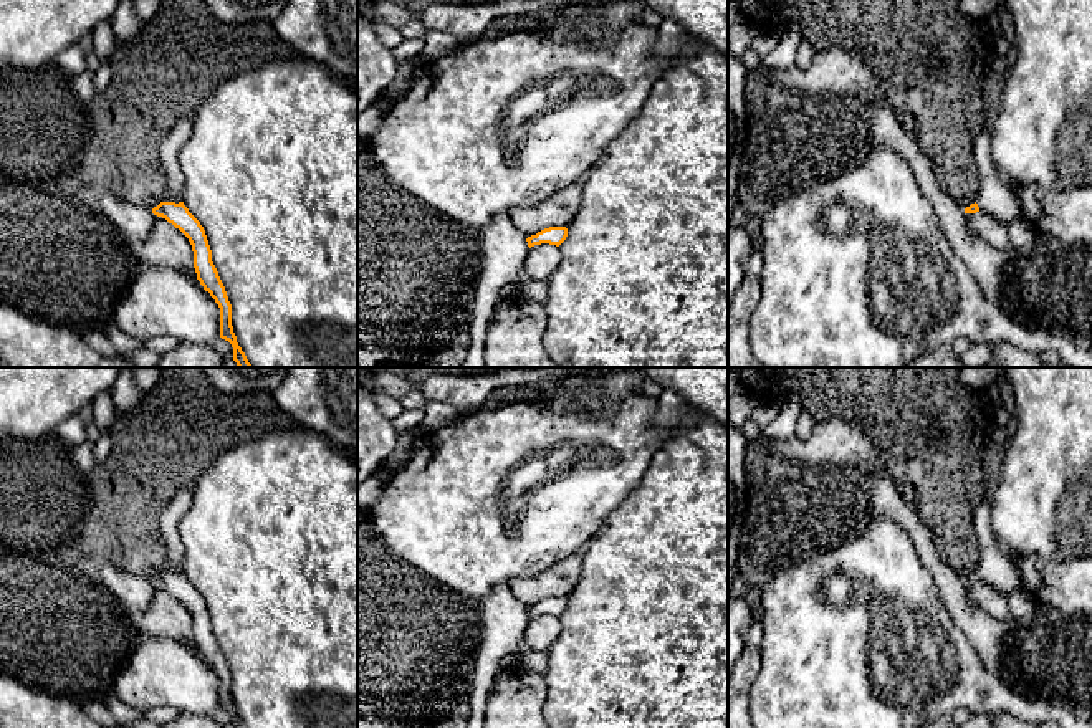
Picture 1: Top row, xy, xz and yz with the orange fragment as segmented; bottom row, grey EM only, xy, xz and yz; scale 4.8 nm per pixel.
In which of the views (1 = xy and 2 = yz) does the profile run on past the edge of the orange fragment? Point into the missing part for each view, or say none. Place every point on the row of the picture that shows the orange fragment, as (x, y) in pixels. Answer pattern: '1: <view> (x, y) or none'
1: none
2: none

